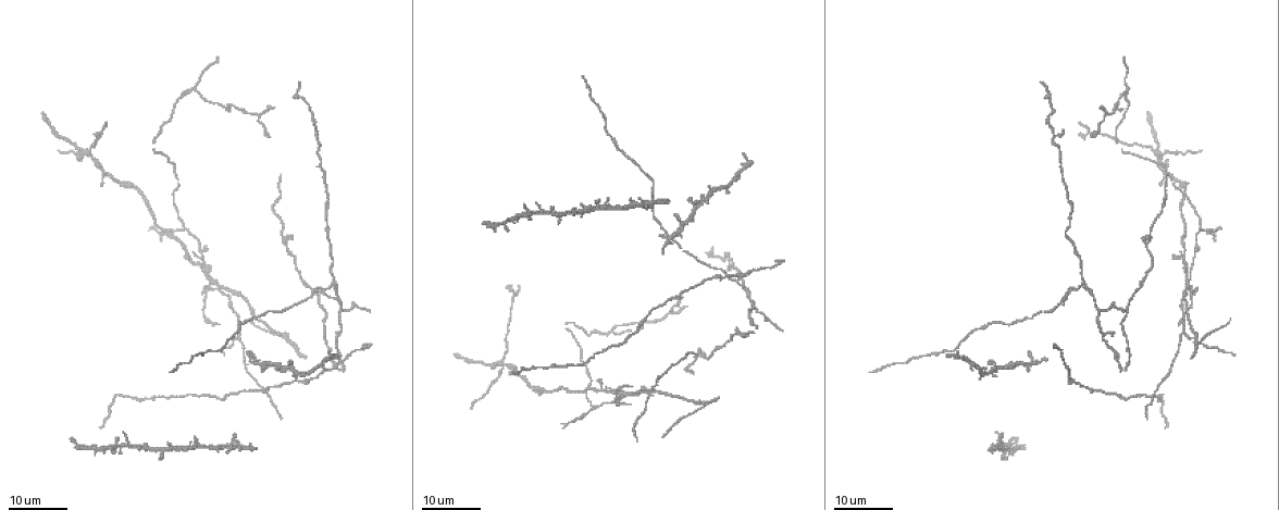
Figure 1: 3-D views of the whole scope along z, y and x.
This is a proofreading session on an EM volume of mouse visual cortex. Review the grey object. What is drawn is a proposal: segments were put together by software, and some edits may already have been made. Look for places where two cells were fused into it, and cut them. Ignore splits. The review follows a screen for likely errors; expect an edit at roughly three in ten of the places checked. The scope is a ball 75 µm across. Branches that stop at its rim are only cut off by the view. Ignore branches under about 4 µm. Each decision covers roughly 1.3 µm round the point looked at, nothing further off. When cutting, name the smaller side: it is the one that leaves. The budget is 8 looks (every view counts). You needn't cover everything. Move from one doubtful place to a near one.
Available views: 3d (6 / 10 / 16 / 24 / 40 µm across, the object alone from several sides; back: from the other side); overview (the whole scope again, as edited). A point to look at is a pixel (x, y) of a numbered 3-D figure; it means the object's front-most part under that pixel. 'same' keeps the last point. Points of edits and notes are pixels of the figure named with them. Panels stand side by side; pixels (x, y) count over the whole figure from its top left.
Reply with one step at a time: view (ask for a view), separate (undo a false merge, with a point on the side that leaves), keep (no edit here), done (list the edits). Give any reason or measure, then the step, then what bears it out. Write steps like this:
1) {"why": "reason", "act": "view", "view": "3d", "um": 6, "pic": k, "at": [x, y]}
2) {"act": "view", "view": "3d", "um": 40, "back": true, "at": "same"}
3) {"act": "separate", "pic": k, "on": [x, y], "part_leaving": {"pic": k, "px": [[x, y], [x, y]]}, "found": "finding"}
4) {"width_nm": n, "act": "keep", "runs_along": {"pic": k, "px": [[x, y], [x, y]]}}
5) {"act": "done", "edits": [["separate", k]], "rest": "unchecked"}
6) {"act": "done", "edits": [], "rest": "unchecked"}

{"act": "view", "view": "3d", "um": 16, "pic": 1, "at": [1059, 162]}

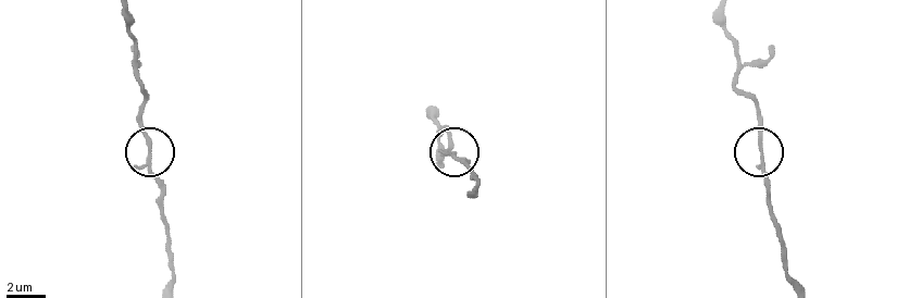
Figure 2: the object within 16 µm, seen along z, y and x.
{"act": "view", "view": "3d", "um": 10, "pic": 2, "at": [763, 149]}

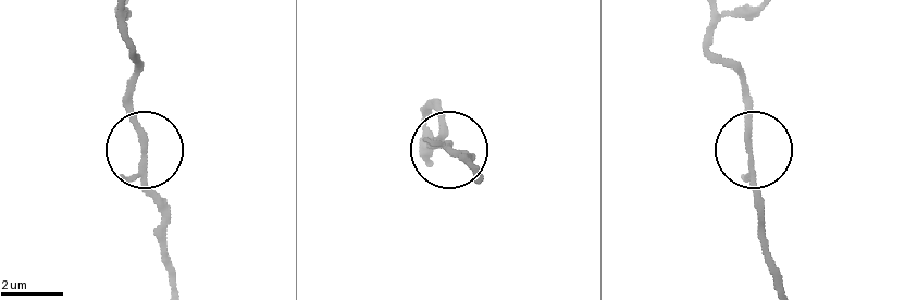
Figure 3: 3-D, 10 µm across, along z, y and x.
{"width_nm": 140, "act": "keep", "found": "continuous, no second cell"}

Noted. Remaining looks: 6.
{"why": "small branch off a trunk", "act": "view", "view": "3d", "um": 16, "pic": 1, "at": [1101, 309]}

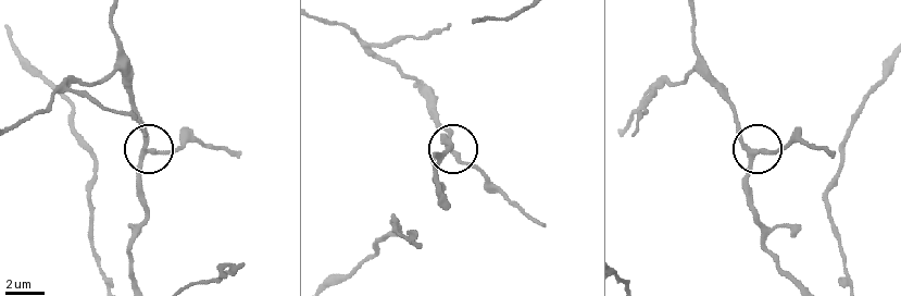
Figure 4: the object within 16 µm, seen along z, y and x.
{"act": "view", "view": "3d", "um": 10, "pic": 4, "at": [145, 151]}

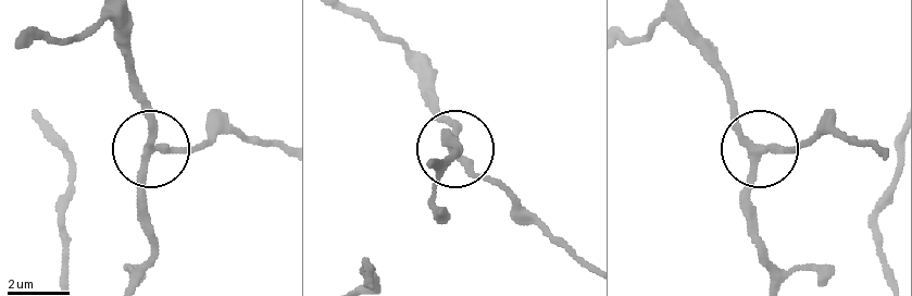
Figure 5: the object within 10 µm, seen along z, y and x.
{"side_arm_um": 7, "act": "keep", "runs_along": {"pic": 5, "px": [[672, 14], [724, 84], [750, 138], [809, 146]]}, "found": "all the same cell"}

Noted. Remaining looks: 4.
{"why": "three-way junction", "act": "view", "view": "3d", "um": 16, "pic": 1, "at": [318, 290]}

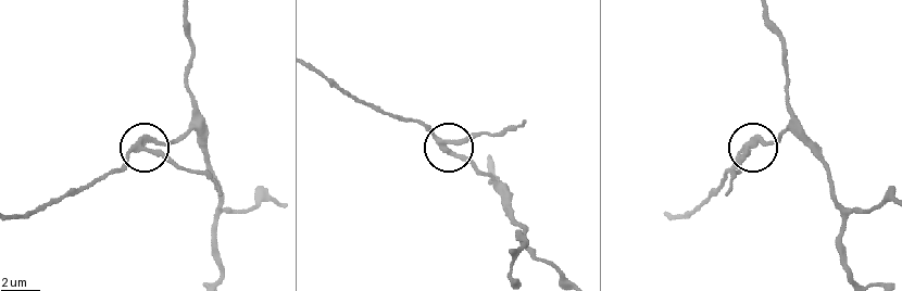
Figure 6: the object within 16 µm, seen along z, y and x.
{"why": "zoom in", "act": "view", "view": "3d", "um": 10, "pic": 6, "at": [447, 140]}

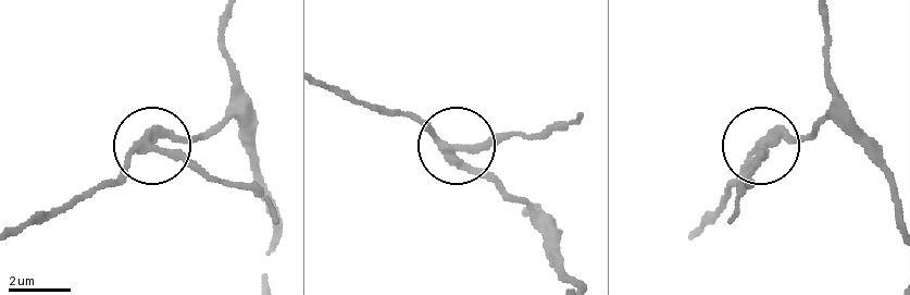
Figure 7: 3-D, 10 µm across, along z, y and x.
{"width_nm": 270, "act": "separate", "pic": 7, "on": [184, 161], "part_leaving": {"pic": 7, "px": [[141, 144], [186, 154], [217, 177], [248, 185], [277, 219]]}, "found": "a second cell is stuck on"}

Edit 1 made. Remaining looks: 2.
{"why": "a fork", "act": "view", "view": "3d", "um": 16, "pic": 1, "at": [318, 137]}

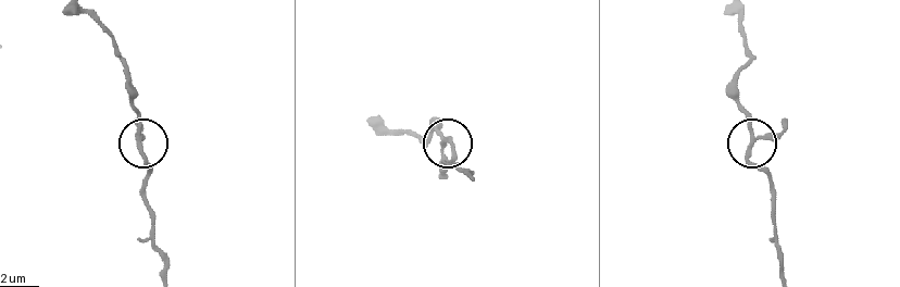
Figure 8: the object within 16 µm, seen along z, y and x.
{"act": "view", "view": "3d", "um": 6, "pic": 8, "at": [753, 136]}

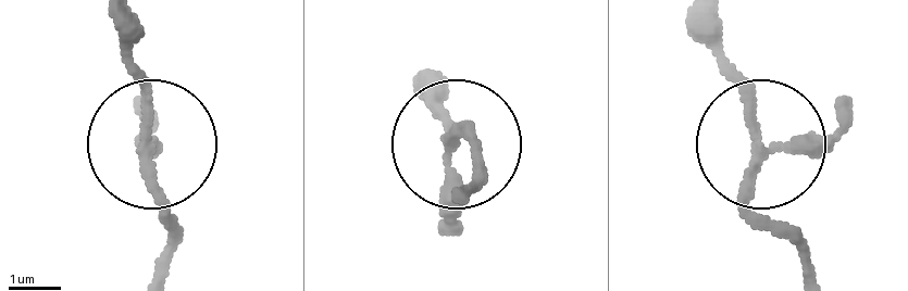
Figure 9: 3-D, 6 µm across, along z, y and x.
{"act": "keep", "found": "continuous, no second cell"}

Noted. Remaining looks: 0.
{"act": "done", "edits": [["separate", 7]], "rest": "unchecked"}

